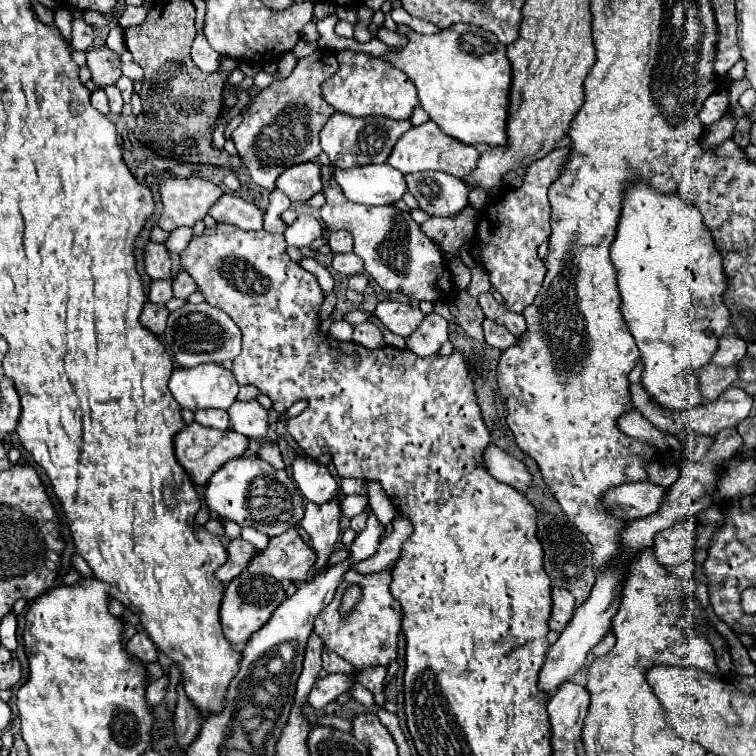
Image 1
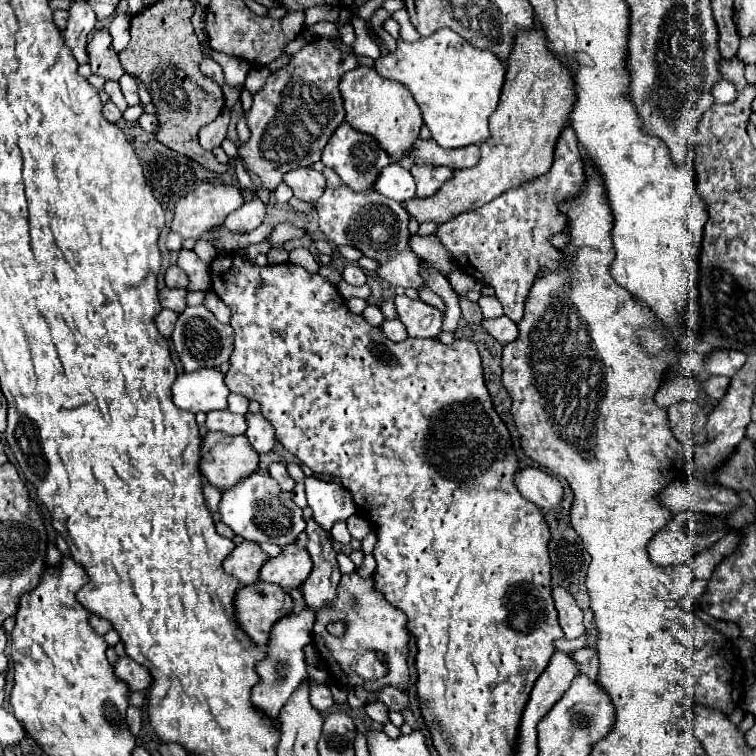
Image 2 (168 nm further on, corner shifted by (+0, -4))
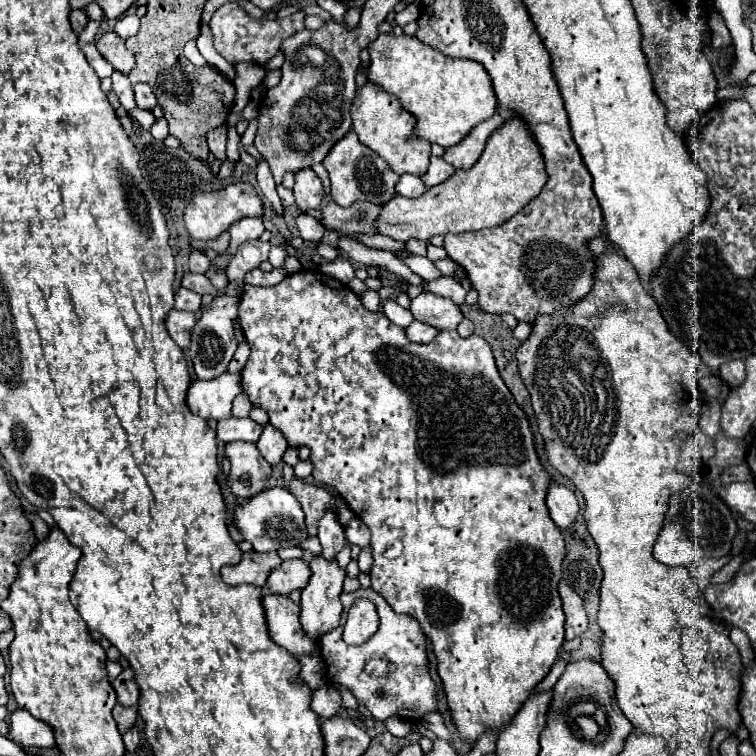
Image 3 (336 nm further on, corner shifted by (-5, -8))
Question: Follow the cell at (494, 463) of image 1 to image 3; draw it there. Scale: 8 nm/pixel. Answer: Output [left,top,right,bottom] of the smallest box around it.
[546,482,578,528]

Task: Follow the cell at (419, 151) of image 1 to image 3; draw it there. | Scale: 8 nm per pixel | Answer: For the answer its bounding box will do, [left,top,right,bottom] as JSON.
[442,114,504,170]

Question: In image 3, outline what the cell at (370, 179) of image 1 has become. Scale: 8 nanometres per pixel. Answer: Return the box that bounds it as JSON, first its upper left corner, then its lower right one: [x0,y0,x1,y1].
[396,174,426,198]

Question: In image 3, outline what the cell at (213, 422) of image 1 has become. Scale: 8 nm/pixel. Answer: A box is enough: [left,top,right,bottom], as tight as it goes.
[218,418,262,442]

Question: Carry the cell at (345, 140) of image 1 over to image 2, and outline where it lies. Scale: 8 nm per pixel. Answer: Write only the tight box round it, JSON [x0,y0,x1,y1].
[321,122,391,192]

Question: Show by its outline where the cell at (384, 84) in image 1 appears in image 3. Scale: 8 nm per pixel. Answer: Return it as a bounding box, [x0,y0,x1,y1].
[352,82,430,174]

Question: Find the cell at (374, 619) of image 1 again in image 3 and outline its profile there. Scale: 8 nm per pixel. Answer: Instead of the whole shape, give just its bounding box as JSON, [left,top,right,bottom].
[318,588,436,722]

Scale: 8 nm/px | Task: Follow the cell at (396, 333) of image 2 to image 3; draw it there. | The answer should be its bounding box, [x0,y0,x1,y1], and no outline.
[406,322,438,344]

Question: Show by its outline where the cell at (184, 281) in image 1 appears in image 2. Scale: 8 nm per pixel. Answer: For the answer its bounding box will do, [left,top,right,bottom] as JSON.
[177,250,211,292]

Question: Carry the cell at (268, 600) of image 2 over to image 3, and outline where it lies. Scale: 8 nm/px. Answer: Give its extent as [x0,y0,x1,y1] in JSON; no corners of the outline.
[262,594,318,656]

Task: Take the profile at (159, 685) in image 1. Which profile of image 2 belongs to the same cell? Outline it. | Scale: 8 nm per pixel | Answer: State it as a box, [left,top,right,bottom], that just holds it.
[127,706,141,736]

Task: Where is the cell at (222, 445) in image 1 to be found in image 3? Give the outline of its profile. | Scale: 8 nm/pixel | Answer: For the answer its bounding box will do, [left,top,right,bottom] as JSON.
[224,442,270,498]

